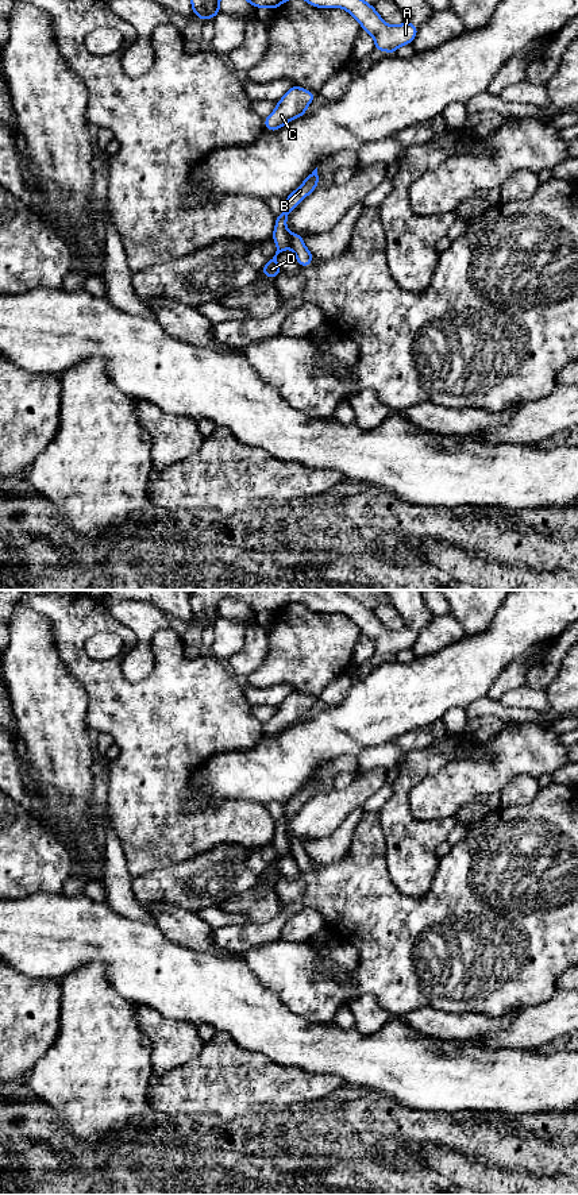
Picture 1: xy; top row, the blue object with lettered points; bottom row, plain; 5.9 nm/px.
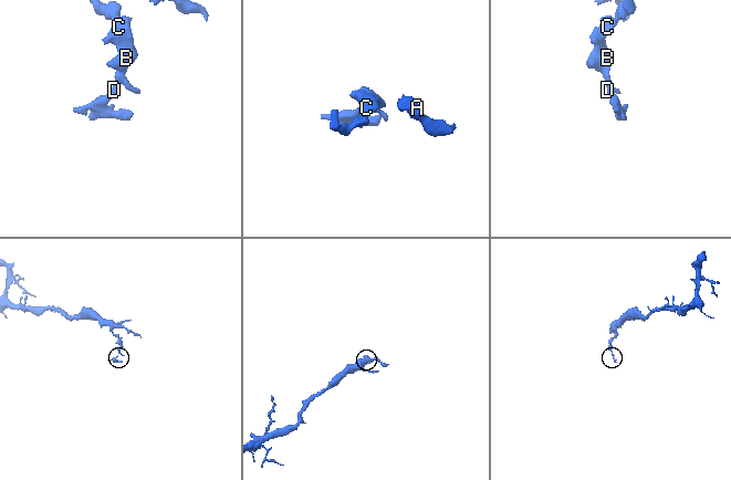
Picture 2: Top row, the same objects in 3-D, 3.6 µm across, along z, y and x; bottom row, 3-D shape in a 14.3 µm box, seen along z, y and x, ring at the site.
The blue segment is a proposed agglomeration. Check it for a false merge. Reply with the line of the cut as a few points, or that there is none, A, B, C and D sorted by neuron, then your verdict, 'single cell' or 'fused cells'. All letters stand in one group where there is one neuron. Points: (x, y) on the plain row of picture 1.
cut xy (288, 839), (291, 852); groups A B C / D; fused cells

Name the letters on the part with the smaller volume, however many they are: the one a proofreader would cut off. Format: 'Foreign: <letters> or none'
Foreign: D

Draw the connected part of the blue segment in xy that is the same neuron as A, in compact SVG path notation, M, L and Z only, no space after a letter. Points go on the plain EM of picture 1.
M190 590L192 617L203 627L215 624L220 617L220 602L226 598L235 598L255 613L271 616L294 602L316 613L343 613L373 641L377 655L390 659L411 649L417 640L417 631L406 625L398 631L385 628L373 610L343 590Z

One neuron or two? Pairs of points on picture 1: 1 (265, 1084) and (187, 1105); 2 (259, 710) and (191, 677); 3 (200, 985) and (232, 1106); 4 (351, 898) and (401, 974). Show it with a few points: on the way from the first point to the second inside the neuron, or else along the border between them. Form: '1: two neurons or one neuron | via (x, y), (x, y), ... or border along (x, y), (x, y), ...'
1: one neuron | via (246, 1084), (205, 1086)
2: two neurons | border along (250, 706), (250, 712), (264, 724)
3: two neurons | border along (218, 1029), (227, 1033), (245, 1048)
4: one neuron | via (370, 917), (401, 948), (401, 955)

